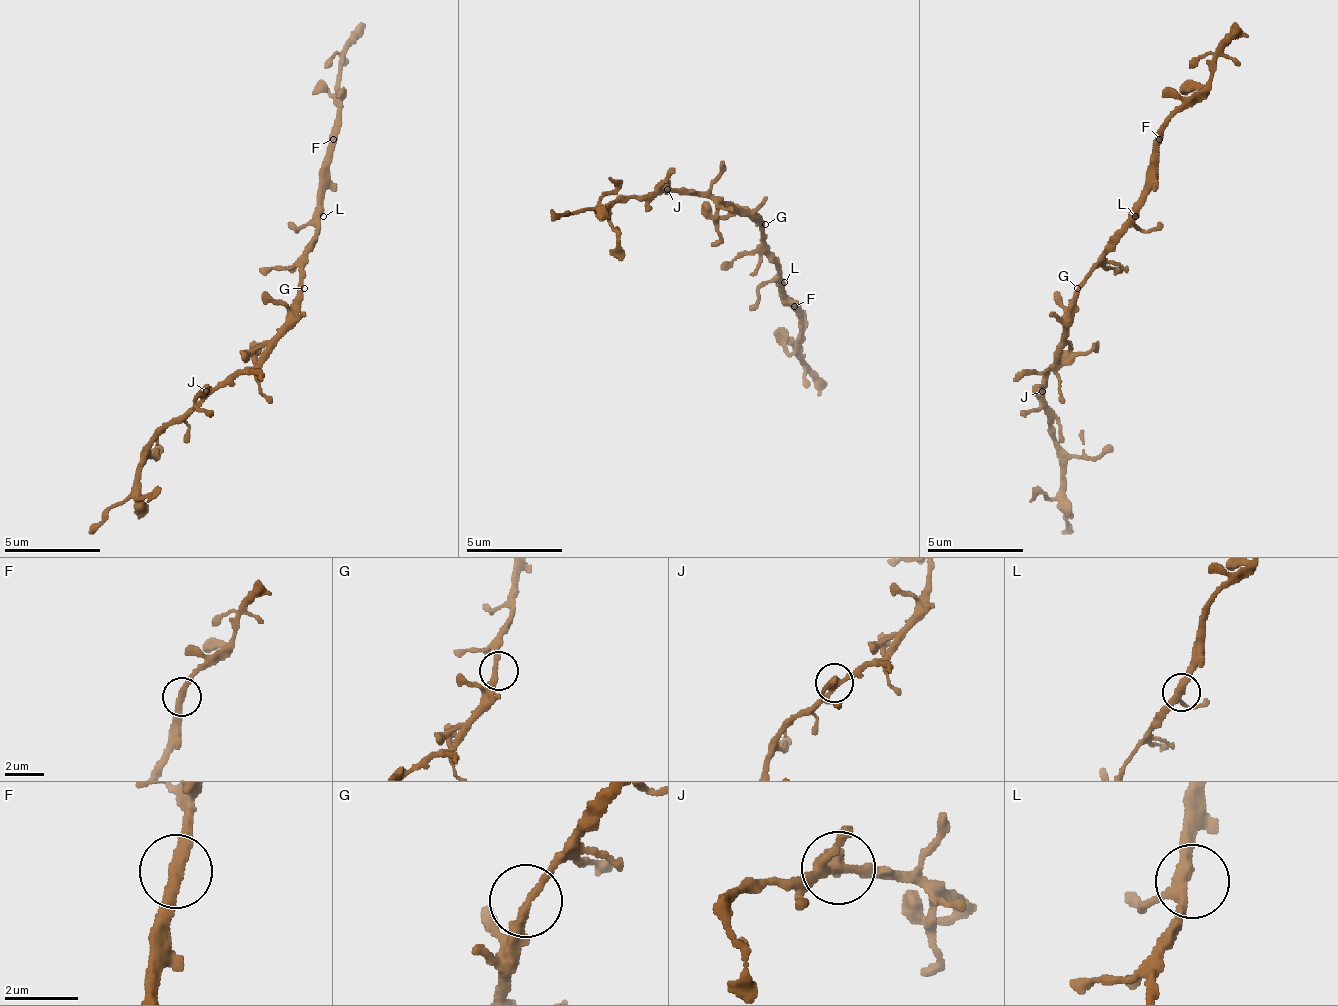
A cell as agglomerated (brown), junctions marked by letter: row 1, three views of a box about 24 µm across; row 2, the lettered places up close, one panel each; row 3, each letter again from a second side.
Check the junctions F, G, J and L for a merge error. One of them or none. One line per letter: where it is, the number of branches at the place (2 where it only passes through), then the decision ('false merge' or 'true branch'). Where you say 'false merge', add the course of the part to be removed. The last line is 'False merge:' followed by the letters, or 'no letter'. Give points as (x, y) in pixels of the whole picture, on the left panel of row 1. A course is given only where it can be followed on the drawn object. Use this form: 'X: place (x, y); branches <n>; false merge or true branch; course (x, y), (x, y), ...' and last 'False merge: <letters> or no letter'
F: place (333, 139); branches 2; true branch
G: place (304, 288); branches 2; true branch
J: place (206, 391); branches 3; true branch
L: place (323, 216); branches 3; true branch
False merge: no letter

